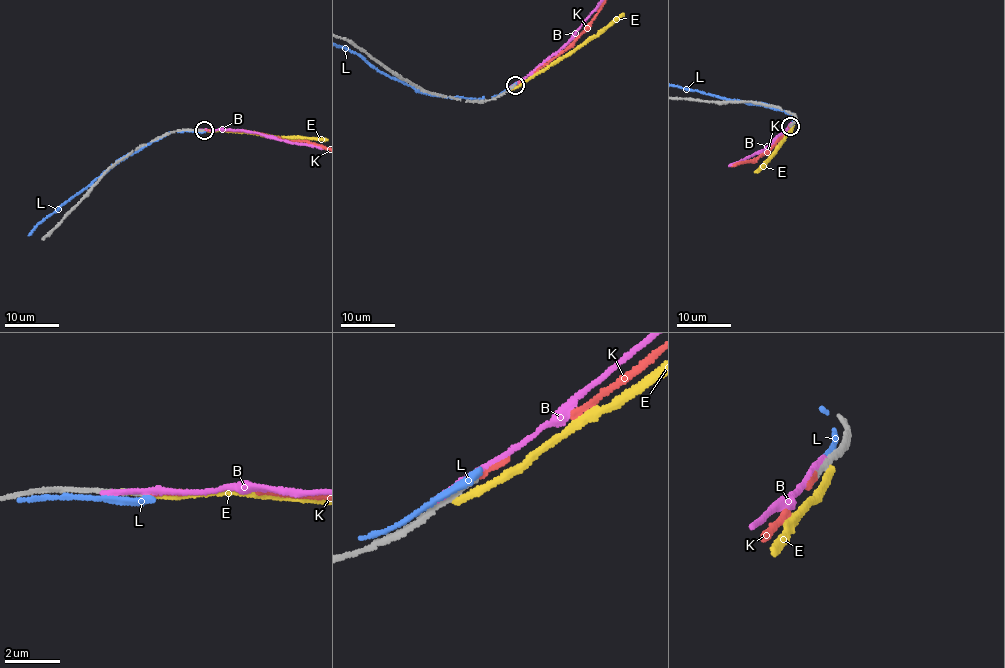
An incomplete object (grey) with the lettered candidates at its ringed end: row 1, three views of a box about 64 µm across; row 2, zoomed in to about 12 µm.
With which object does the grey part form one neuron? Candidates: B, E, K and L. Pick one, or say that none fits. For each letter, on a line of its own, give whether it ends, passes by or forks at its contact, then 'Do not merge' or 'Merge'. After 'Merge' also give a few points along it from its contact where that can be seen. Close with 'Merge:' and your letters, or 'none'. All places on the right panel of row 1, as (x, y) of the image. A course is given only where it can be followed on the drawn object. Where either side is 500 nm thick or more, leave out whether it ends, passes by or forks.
B: It ends there. Do not merge
E: It ends there. Do not merge
K: It ends there. Merge
L: It passes by. Do not merge
Merge: K

